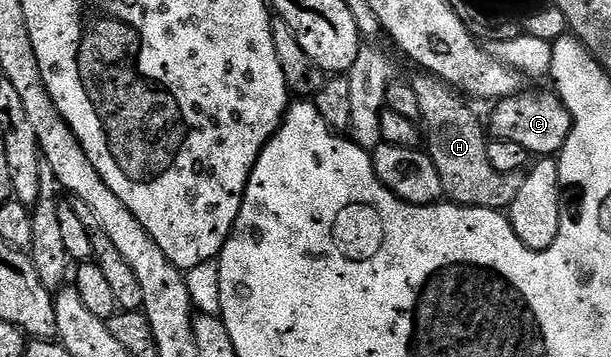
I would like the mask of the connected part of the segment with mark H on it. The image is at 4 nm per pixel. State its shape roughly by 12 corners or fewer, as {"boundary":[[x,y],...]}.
{"boundary":[[440,77],[413,81],[442,194],[492,206],[503,177],[470,102]]}

